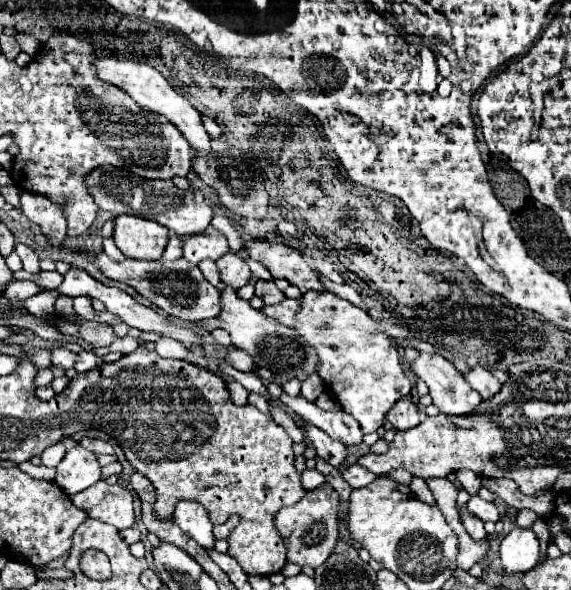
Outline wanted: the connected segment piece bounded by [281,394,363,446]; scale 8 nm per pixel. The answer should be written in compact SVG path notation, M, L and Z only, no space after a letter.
M281 394L281 402L287 410L297 412L301 418L327 432L333 440L341 440L345 446L355 446L363 440L363 432L357 420L343 410L321 410L313 402L307 402L303 396L293 398Z

